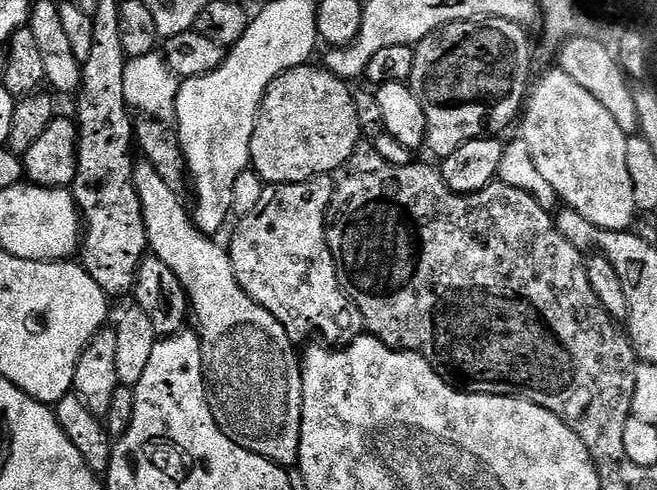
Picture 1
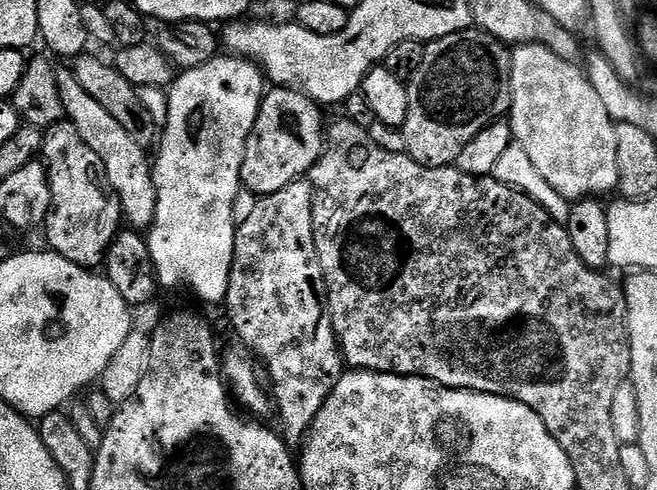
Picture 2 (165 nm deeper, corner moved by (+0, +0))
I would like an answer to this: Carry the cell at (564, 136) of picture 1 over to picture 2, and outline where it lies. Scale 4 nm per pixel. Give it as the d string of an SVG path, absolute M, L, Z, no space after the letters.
M521 44L513 47L510 52L510 108L512 104L510 123L515 143L520 144L522 150L526 150L526 154L530 154L530 162L534 162L538 174L542 174L542 178L546 178L546 182L550 182L550 186L554 186L554 190L558 190L558 194L562 194L564 199L569 202L585 198L604 198L607 192L615 193L620 187L618 160L616 158L616 124L610 118L610 114L606 114L606 106L602 106L602 98L598 98L598 90L594 90L594 86L588 80L587 75L581 69L579 72L575 68L576 66L573 61L563 60L545 44Z

